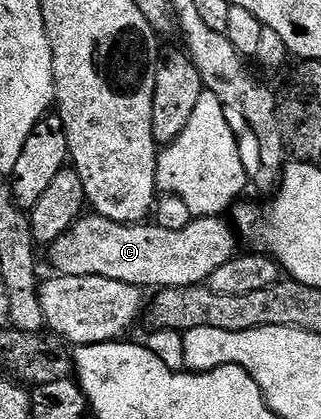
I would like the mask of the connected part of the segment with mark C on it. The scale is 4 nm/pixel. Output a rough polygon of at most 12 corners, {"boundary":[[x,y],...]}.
{"boundary":[[88,213],[51,244],[61,275],[199,287],[237,254],[220,217],[170,232]]}

